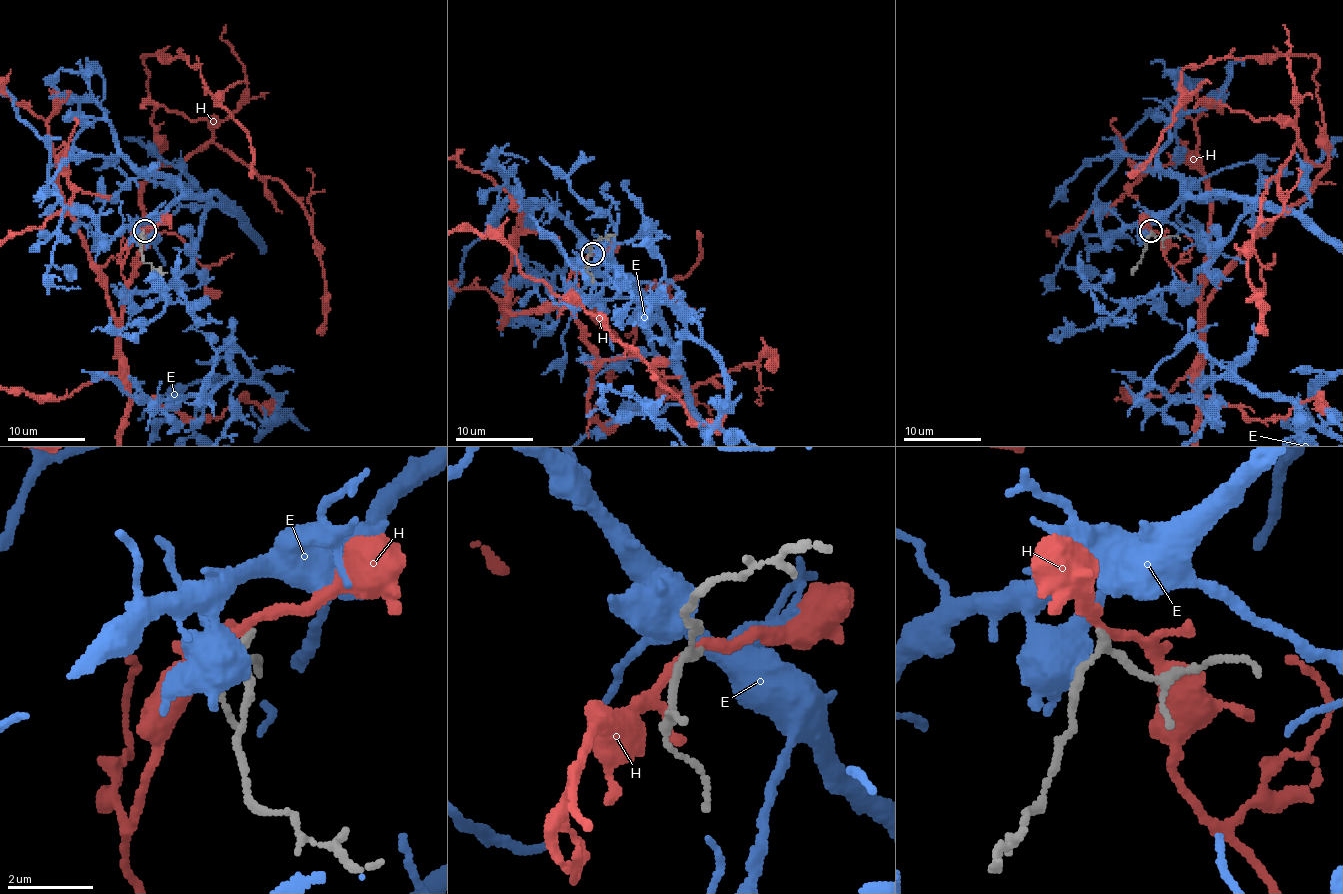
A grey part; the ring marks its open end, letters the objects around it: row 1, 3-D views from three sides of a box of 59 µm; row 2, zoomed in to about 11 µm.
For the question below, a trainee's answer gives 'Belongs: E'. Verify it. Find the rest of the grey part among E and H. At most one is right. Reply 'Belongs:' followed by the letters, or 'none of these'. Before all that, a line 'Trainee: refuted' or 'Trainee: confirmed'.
Trainee: refuted
Belongs: none of these

